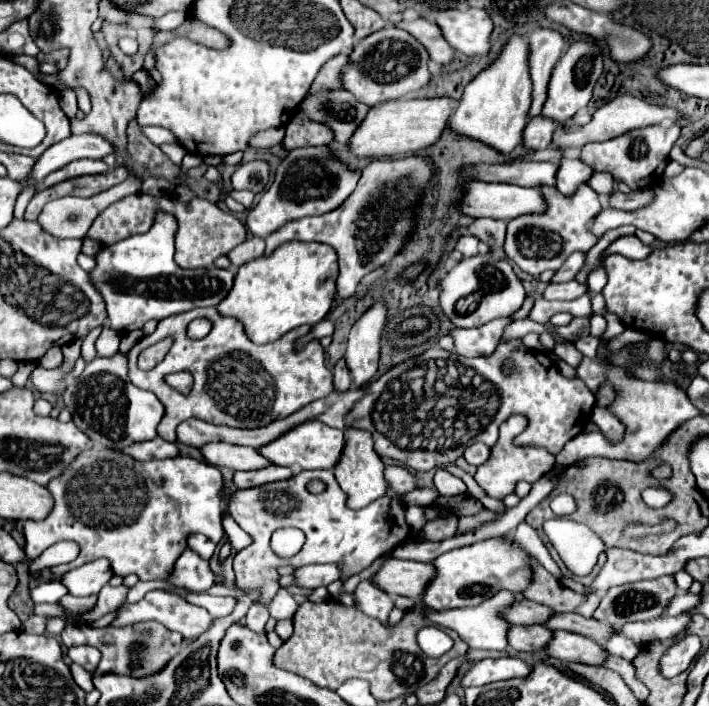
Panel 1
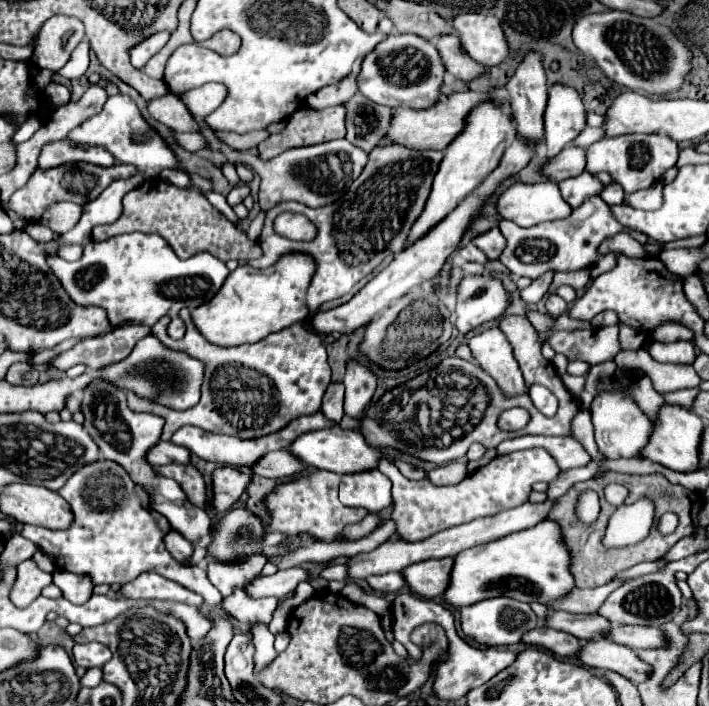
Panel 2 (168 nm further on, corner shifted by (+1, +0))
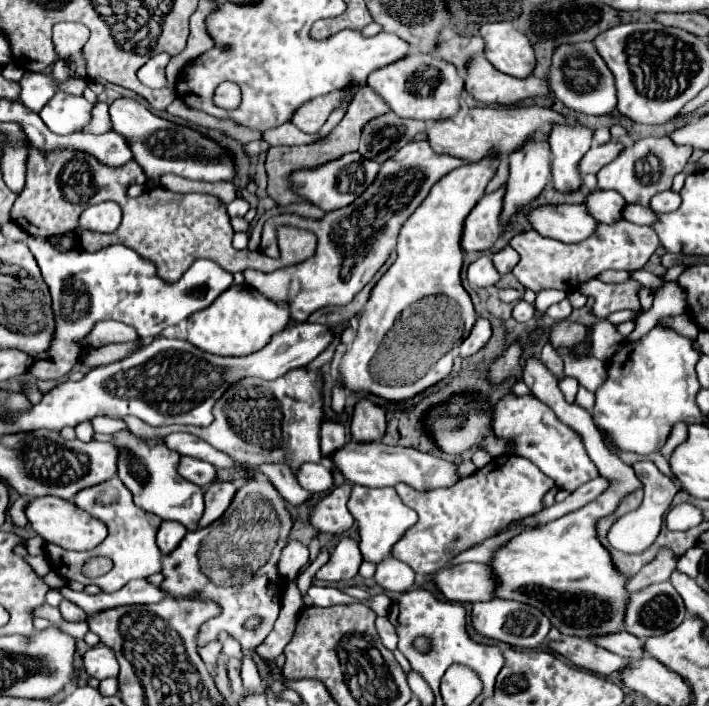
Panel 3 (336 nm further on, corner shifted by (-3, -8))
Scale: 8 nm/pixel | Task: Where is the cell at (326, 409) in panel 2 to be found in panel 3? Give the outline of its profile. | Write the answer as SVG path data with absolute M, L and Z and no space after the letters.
M326 418L322 422L322 432L320 432L320 440L322 440L322 458L330 456L334 450L342 448L346 444L346 434L344 434L344 424L332 418Z

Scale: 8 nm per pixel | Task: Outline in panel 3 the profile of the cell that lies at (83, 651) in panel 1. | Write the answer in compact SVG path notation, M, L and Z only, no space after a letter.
M94 646L84 654L84 668L88 672L88 676L104 680L110 676L118 676L118 660L114 656L114 652L108 646Z

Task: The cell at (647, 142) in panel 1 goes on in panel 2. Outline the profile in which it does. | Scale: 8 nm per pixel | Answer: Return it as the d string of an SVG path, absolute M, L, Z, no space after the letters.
M626 134L616 138L602 138L586 150L588 164L586 170L590 174L608 172L612 182L620 184L626 194L636 190L644 190L658 182L662 174L672 168L678 160L678 144L662 134Z

